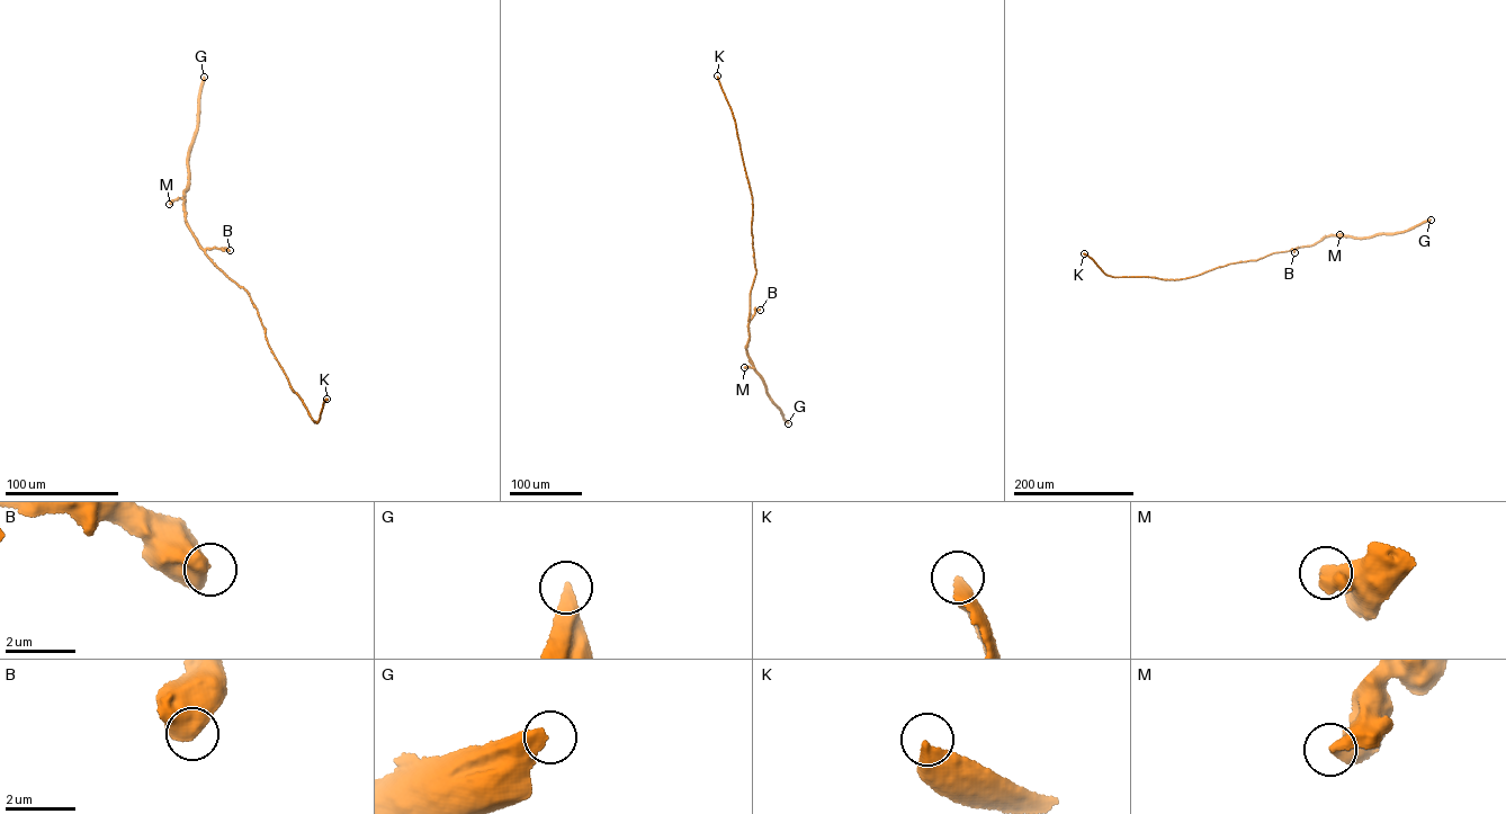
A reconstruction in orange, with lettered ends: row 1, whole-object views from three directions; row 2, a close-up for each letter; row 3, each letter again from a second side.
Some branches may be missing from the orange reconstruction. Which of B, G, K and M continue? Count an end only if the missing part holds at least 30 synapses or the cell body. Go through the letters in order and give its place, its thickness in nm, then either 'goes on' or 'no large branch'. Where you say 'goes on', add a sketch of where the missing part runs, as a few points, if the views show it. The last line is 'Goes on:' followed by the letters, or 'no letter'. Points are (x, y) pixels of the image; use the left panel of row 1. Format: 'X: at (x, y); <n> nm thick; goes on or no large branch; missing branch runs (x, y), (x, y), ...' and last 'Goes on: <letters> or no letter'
B: at (230, 250); 700 nm thick; no large branch
G: at (204, 77); 440 nm thick; no large branch
K: at (326, 399); 400 nm thick; goes on; missing branch runs (326, 399), (335, 393), (349, 372)
M: at (169, 204); 500 nm thick; no large branch
Goes on: K

